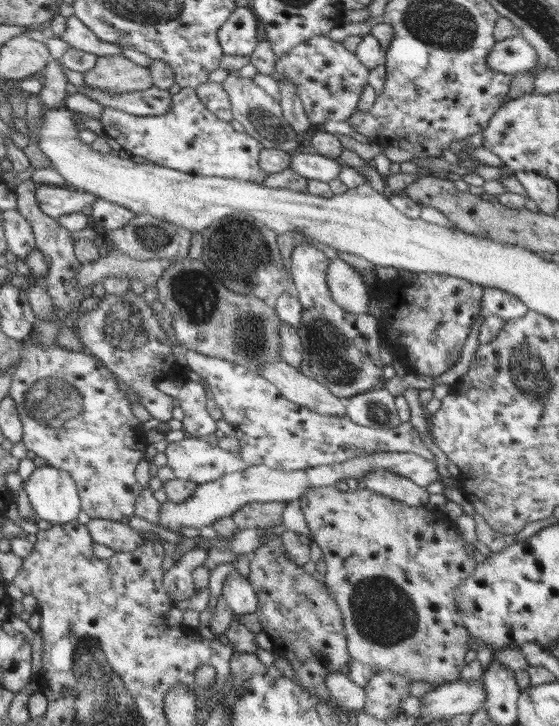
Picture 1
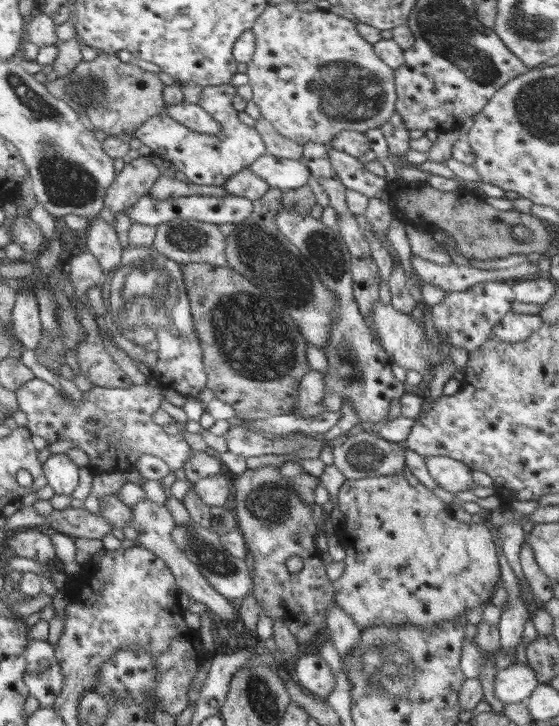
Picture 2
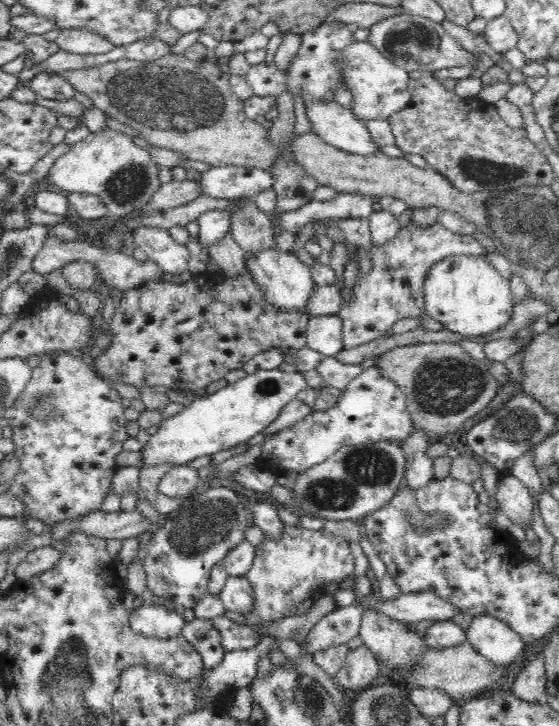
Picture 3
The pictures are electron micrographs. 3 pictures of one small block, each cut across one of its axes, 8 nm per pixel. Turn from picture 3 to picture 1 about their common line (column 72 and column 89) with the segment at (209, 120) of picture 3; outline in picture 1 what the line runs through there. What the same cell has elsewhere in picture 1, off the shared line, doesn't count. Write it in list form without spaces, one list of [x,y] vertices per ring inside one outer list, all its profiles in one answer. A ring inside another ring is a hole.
[[[122,54],[98,57],[94,68],[83,75],[85,84],[110,94],[146,90],[154,85],[149,68],[135,64]]]

